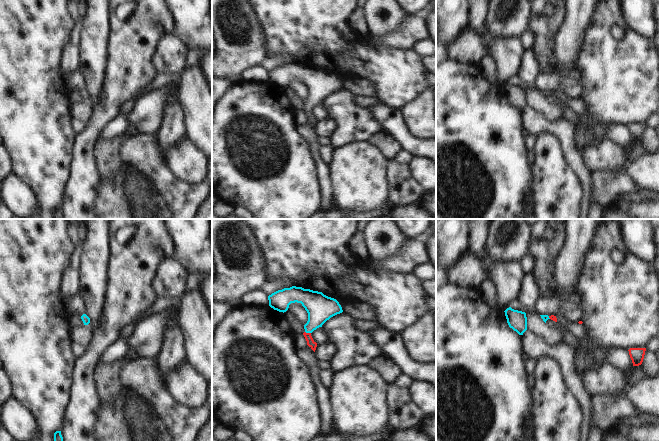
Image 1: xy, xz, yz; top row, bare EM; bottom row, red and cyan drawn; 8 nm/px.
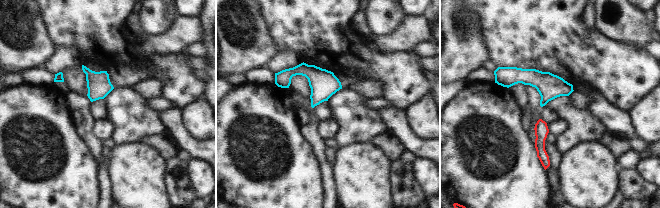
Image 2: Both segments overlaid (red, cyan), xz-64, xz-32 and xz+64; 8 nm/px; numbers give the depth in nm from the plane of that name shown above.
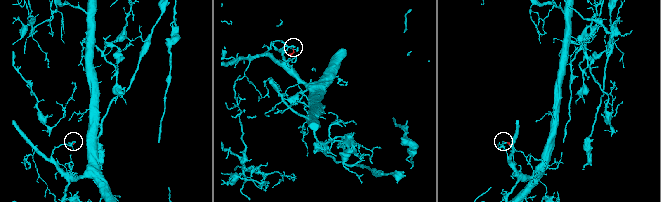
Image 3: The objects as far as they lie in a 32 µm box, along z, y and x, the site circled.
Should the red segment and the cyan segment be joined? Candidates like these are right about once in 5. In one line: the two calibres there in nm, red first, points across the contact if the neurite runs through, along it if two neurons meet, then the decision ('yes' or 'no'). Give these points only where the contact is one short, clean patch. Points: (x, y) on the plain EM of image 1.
calibres 60 and 220 nm; way xz (310, 118), (308, 109), (320, 84); yes

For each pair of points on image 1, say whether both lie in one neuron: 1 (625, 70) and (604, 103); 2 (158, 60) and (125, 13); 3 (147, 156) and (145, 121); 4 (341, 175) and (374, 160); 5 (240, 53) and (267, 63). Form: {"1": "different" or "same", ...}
{"1": "same", "2": "different", "3": "different", "4": "same", "5": "different"}

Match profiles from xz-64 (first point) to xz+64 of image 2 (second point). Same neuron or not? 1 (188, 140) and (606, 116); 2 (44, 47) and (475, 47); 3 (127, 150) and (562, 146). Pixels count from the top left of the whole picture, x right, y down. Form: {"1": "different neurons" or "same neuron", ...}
{"1": "same neuron", "2": "same neuron", "3": "different neurons"}

